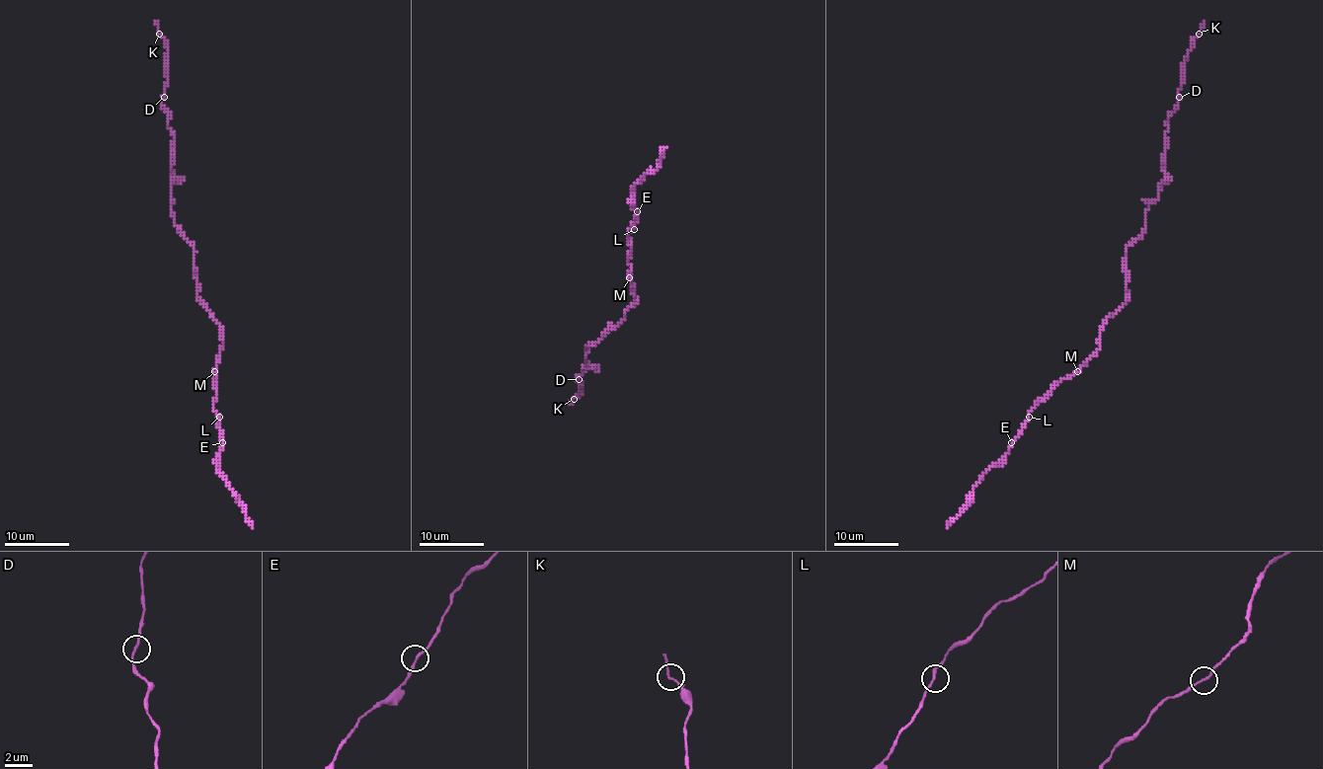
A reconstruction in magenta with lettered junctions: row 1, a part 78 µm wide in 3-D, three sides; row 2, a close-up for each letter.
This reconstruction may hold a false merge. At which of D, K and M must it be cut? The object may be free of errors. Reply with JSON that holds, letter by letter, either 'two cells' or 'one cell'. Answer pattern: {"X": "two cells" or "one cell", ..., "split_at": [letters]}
{"D": "one cell", "K": "one cell", "M": "one cell", "split_at": []}

